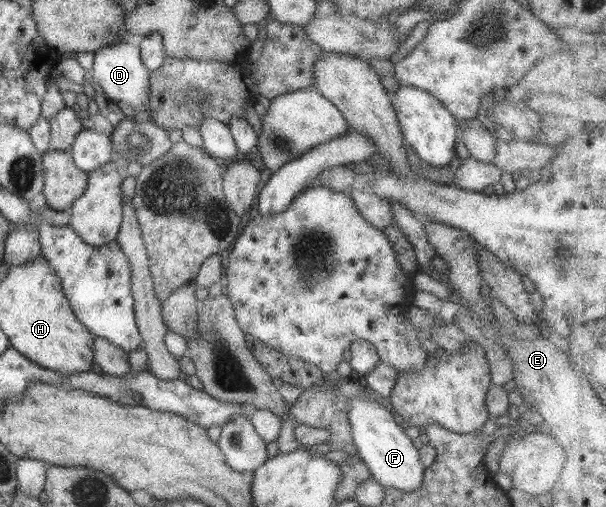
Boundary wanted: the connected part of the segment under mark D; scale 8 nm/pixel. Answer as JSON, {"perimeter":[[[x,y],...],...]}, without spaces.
{"perimeter":[[[123,41],[99,47],[94,53],[94,61],[88,76],[98,83],[104,95],[112,101],[122,101],[135,110],[146,107],[148,92],[150,92],[148,91],[150,76],[147,68],[141,63],[139,46]]]}

